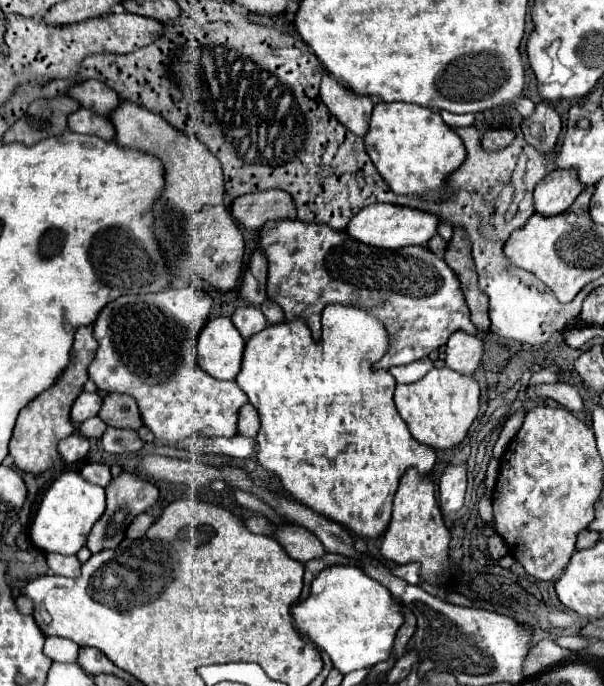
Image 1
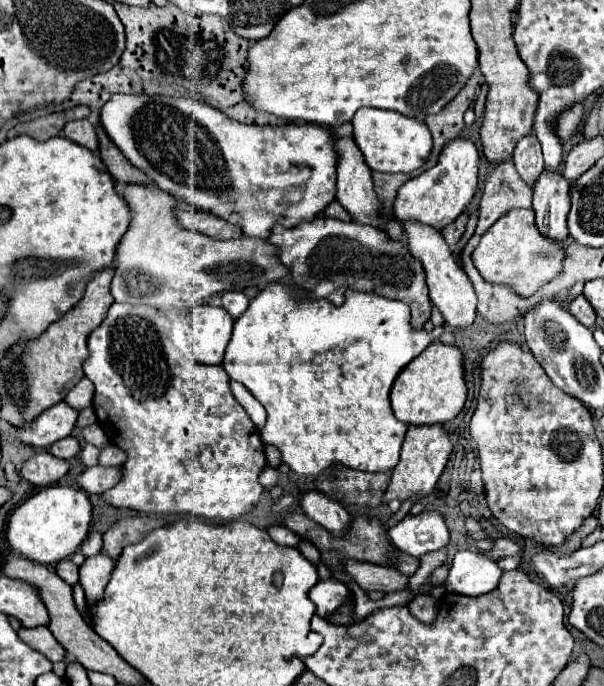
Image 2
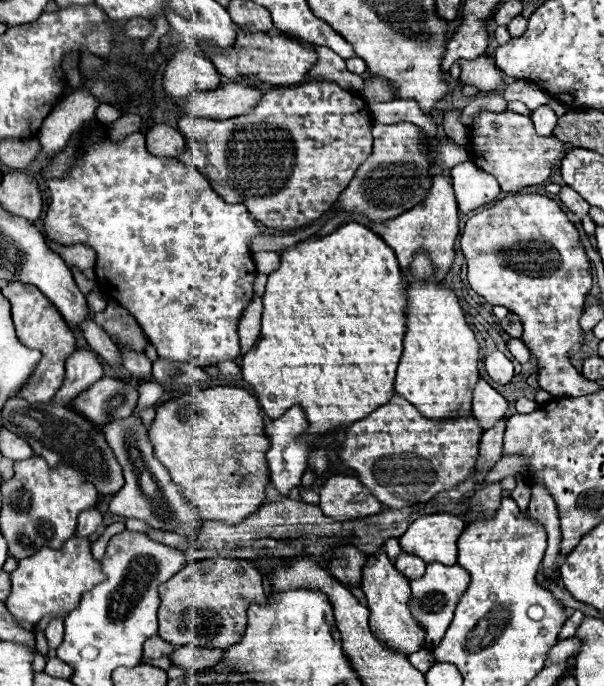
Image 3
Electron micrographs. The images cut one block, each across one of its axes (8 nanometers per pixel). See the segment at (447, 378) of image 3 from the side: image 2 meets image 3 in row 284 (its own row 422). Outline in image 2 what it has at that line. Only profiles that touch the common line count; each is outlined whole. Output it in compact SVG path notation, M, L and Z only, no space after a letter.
M432 344L418 358L414 358L396 378L392 386L392 410L394 416L406 424L432 426L444 424L460 414L468 398L468 386L464 380L464 356L456 346Z

